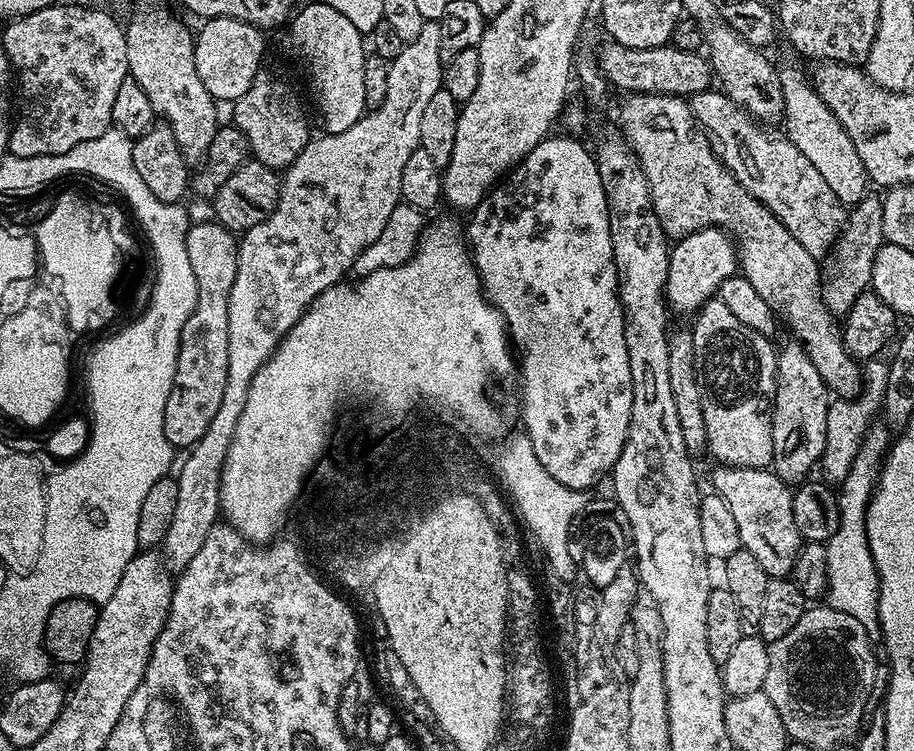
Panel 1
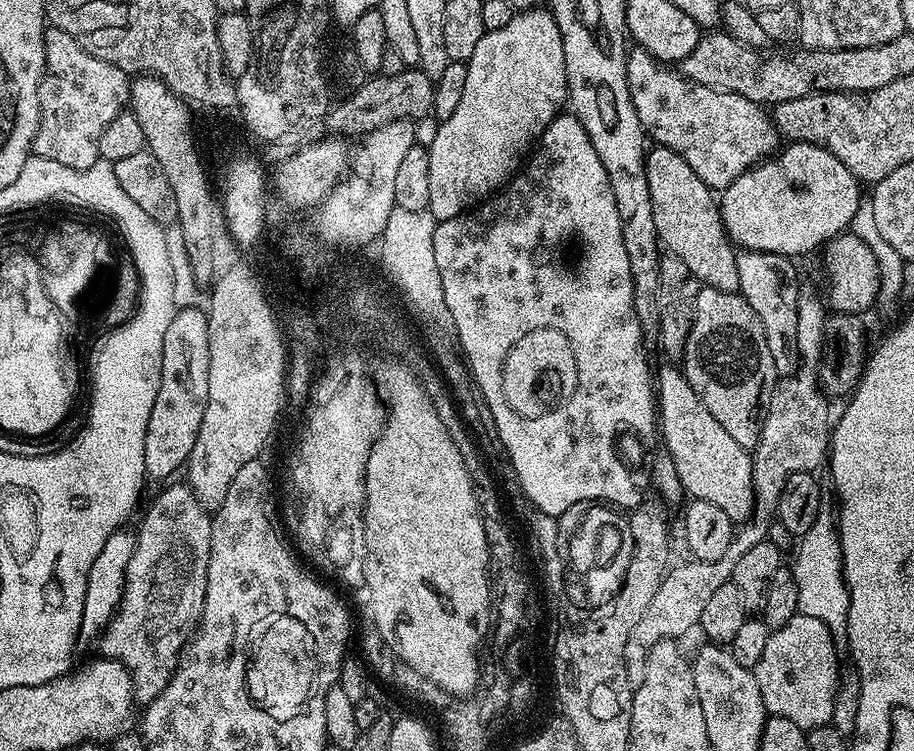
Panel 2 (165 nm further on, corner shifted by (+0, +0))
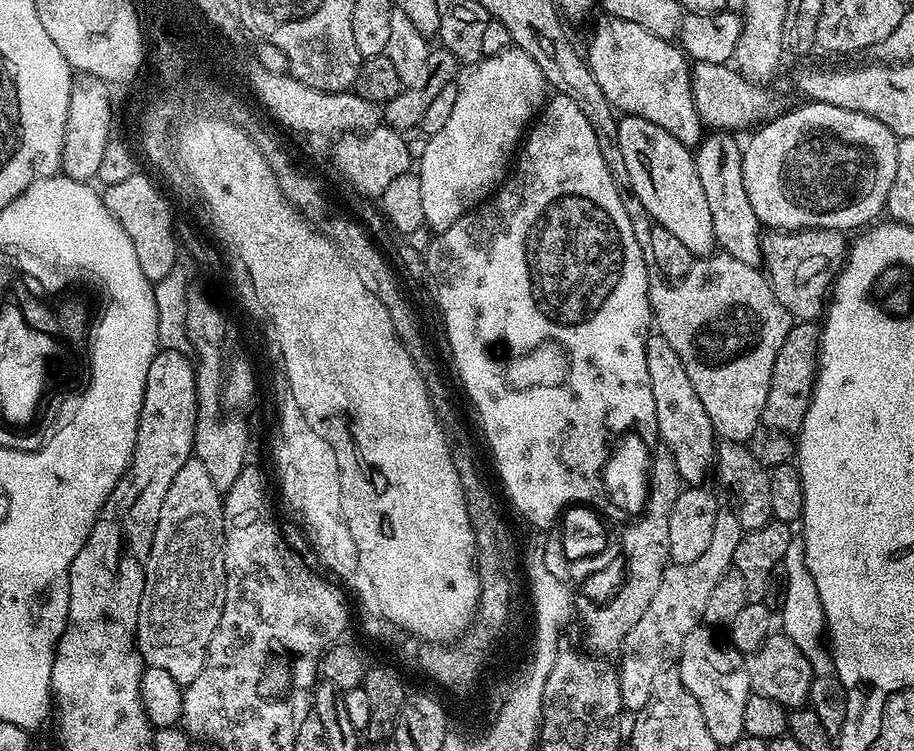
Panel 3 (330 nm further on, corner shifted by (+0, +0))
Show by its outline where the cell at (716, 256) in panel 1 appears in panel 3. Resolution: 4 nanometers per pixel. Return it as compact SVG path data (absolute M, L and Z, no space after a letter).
M815 102L802 104L801 108L789 107L782 115L757 127L748 144L746 140L743 145L742 182L746 182L754 214L765 229L786 232L797 232L800 228L860 230L871 225L887 206L887 195L898 169L898 137L878 118L858 110Z

